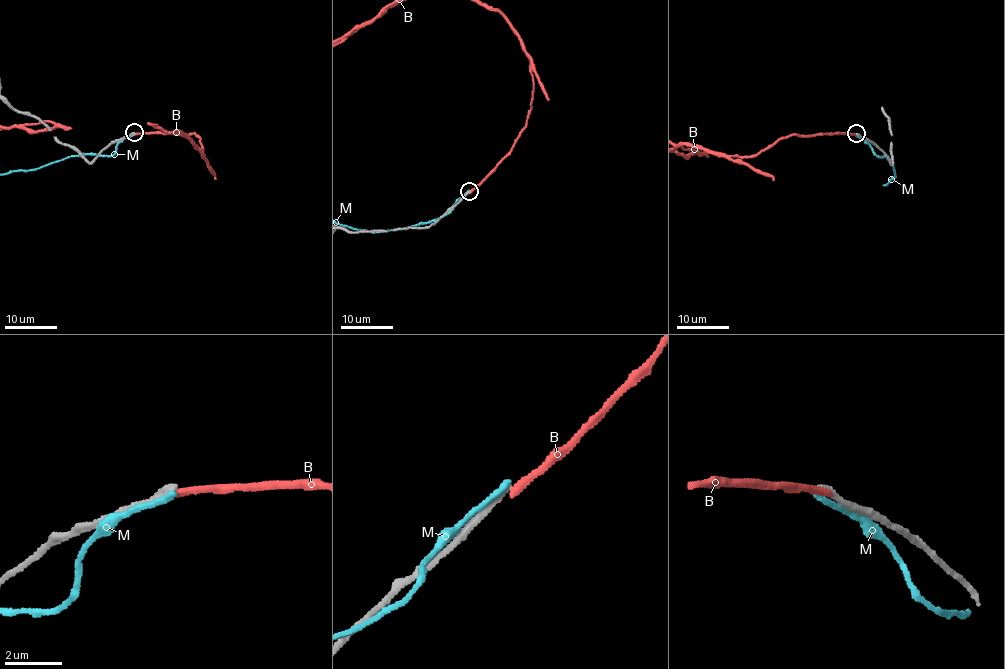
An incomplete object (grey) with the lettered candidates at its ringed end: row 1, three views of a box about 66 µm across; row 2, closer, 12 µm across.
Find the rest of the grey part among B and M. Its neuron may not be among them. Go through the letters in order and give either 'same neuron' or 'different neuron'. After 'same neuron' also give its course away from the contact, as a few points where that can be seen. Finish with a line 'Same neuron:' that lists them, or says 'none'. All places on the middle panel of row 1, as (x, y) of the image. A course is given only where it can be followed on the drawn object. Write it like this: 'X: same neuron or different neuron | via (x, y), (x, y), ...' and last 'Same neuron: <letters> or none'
B: different neuron
M: different neuron
Same neuron: none

